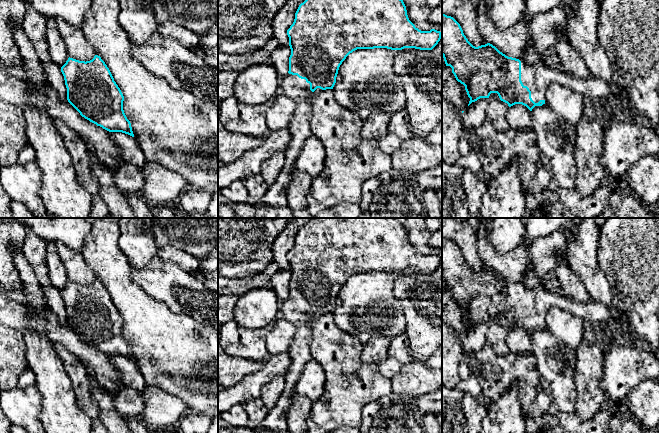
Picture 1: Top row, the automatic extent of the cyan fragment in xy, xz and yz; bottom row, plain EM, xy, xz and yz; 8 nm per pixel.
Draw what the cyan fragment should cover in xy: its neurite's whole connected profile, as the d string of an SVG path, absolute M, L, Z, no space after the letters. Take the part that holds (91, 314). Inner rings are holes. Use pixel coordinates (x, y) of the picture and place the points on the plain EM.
M95 279L86 286L69 281L61 296L67 312L67 324L82 341L109 356L122 356L134 361L131 347L123 334L124 320L100 280Z

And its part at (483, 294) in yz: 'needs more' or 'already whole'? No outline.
needs more

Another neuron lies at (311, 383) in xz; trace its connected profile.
M311 360L304 366L295 390L314 403L321 397L325 382L326 376L323 368L318 362Z

